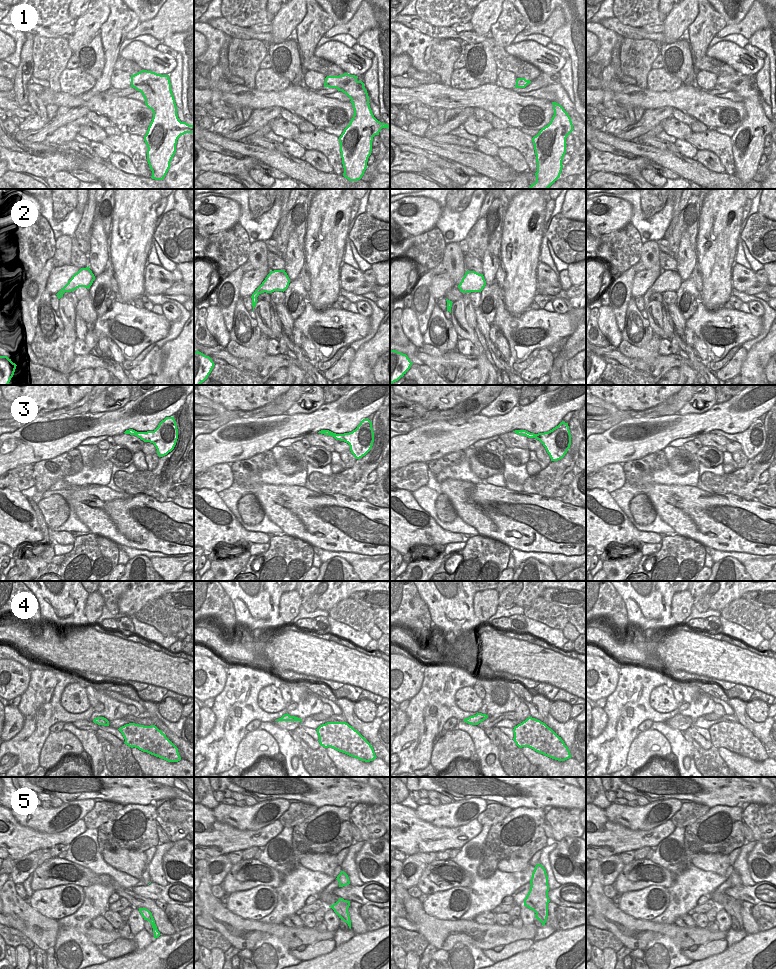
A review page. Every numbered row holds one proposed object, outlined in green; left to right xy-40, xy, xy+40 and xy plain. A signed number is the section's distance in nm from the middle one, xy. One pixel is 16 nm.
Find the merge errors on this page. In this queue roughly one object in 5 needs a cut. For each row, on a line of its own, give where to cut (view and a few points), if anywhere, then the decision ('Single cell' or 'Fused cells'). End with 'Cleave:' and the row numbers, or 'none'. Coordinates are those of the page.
1: No split. Single cell
2: No split. Single cell
3: No split. Single cell
4: No split. Single cell
5: Split along xy+40 (536, 913), (545, 921). Fused cells
Cleave: 5.

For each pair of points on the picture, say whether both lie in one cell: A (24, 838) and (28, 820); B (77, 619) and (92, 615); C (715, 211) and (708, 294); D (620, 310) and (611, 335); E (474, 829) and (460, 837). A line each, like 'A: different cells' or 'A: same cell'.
A: different cells
B: different cells
C: same cell
D: different cells
E: same cell

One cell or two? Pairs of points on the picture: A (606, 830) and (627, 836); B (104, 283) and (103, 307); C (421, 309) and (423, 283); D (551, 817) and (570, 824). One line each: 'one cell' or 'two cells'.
A: one cell
B: one cell
C: one cell
D: one cell

